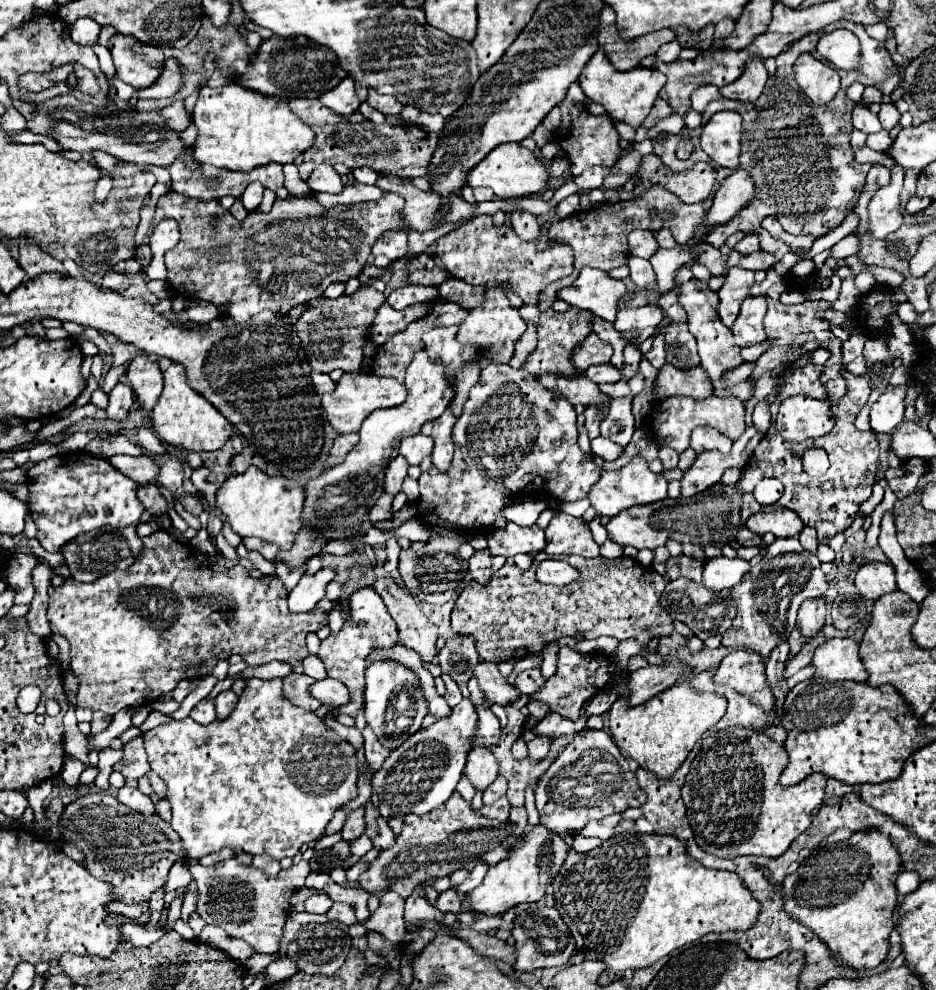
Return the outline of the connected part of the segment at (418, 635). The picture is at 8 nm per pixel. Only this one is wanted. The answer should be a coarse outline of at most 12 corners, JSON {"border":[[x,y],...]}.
{"border":[[376,579],[398,625],[398,643],[422,663],[436,655],[438,631],[414,597],[392,579]]}

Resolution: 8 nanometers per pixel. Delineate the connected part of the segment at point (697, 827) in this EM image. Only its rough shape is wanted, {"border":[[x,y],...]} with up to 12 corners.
{"border":[[742,725],[702,739],[682,799],[718,857],[786,853],[826,775],[780,785],[786,749]]}

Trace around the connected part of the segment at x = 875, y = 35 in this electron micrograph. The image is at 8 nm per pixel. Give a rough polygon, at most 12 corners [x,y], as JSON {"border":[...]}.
{"border":[[886,23],[866,25],[872,39],[884,41],[888,35]]}

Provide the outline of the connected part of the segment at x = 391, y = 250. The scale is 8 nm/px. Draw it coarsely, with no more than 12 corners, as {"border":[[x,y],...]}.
{"border":[[386,231],[372,255],[406,257],[406,231]]}

